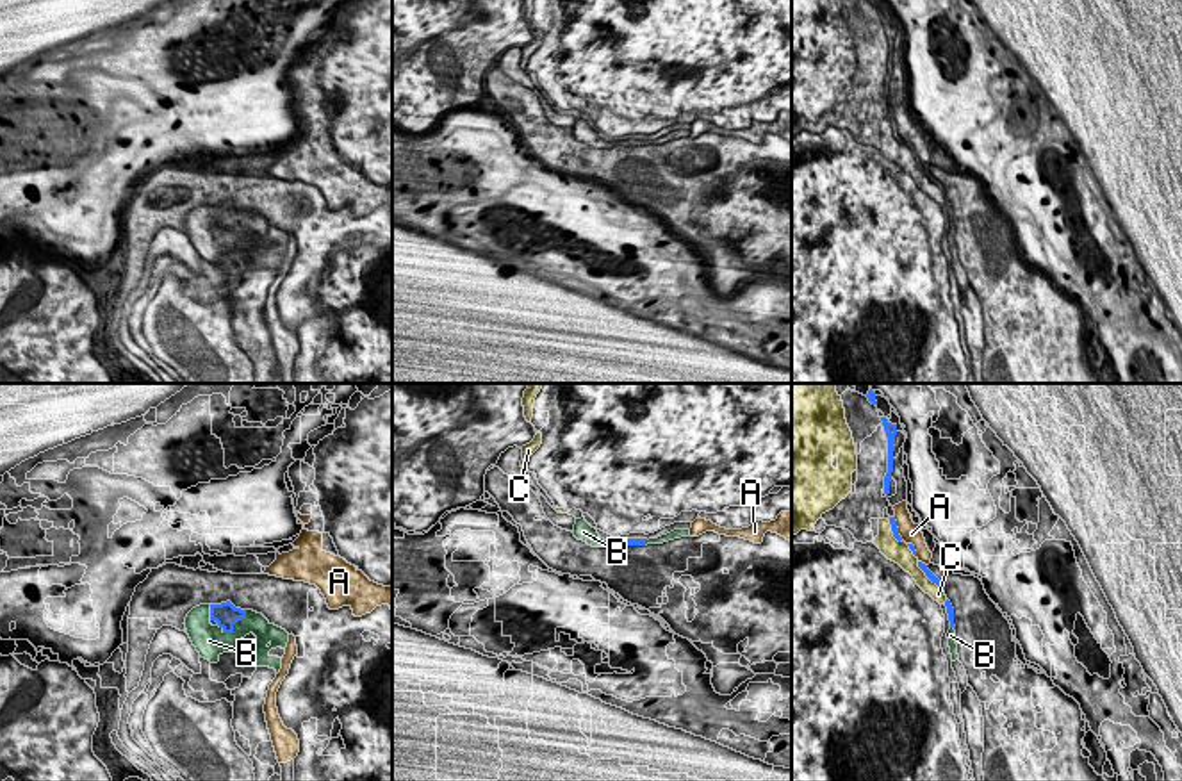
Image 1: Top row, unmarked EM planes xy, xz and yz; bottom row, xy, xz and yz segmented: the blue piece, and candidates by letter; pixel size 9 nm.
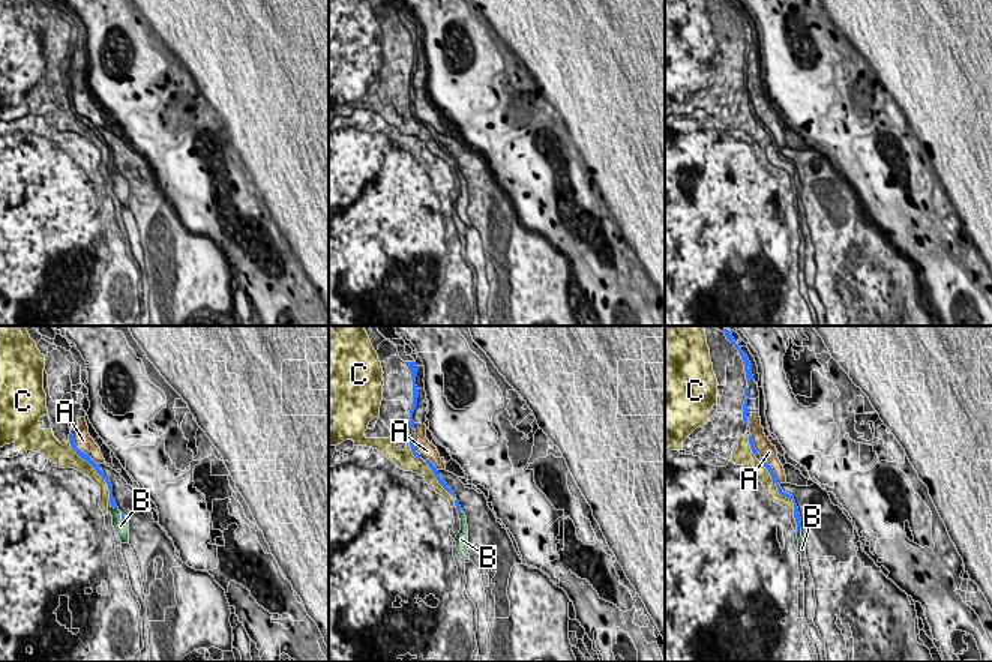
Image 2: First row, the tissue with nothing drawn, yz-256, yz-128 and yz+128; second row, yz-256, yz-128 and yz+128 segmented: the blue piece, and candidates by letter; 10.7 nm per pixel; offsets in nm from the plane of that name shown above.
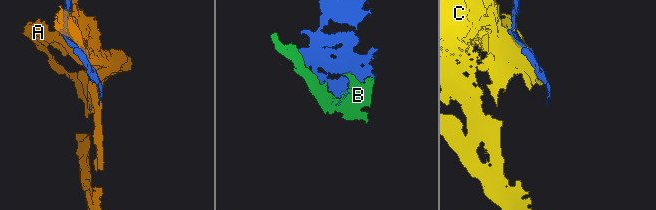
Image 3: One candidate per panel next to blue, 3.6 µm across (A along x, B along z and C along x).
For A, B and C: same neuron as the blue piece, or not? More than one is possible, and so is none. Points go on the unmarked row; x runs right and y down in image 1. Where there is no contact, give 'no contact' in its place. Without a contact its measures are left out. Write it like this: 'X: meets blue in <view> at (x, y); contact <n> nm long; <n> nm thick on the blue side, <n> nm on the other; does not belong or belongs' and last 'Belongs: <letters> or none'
A: meets blue in yz at (920, 163); contact 100 nm long; 70 nm thick on the blue side, 160 nm on the other; does not belong
B: meets blue in xy at (234, 223); contact 320 nm long; 220 nm thick on the blue side, 240 nm on the other; belongs
C: meets blue in yz at (929, 179); contact 360 nm long; 70 nm thick on the blue side, 160 nm on the other; does not belong
Belongs: B

